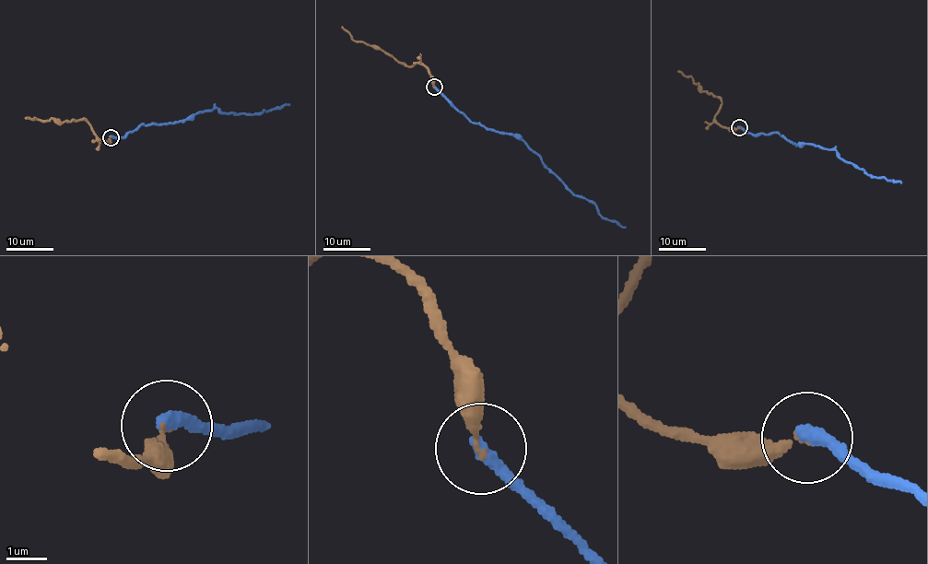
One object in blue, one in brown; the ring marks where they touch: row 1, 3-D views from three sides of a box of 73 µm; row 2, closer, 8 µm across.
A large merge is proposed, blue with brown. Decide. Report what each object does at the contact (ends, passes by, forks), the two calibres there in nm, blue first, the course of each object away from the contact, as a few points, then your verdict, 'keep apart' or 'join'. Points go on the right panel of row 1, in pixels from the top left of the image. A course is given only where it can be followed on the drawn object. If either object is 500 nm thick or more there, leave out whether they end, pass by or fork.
blue ends; brown ends; calibres 380 and 160 nm; course blue (739, 127), (759, 135), (773, 133), (796, 145), (806, 144), (835, 149), (839, 157), (870, 175), (901, 183); course brown (739, 127), (723, 128), (716, 122), (714, 116), (721, 103), (718, 97), (701, 89), (692, 78), (677, 71); join

